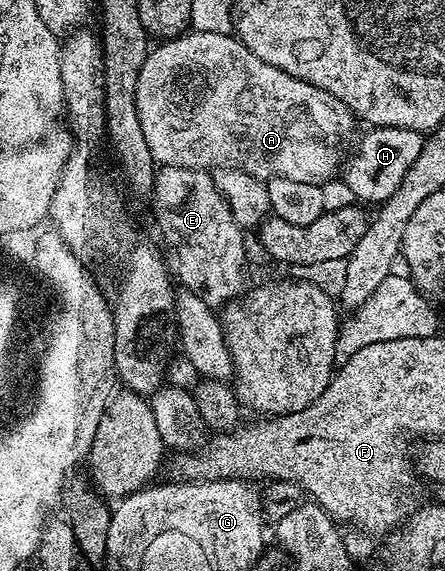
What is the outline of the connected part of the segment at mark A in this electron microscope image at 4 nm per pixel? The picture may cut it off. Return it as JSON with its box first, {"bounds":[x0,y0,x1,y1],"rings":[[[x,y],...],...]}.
{"bounds":[135,34,355,186],"rings":[[[182,34],[174,36],[158,43],[161,45],[158,48],[156,45],[150,51],[149,57],[143,62],[143,70],[139,70],[139,82],[135,82],[135,110],[139,110],[139,126],[143,126],[143,138],[147,138],[147,150],[151,150],[154,165],[166,164],[167,167],[178,168],[178,170],[187,168],[198,170],[241,169],[264,182],[278,176],[279,178],[291,178],[291,182],[305,182],[318,186],[328,185],[333,180],[331,179],[332,176],[336,172],[338,175],[342,171],[343,161],[347,156],[345,143],[352,138],[353,124],[355,125],[352,110],[343,102],[339,102],[339,98],[335,98],[335,94],[331,94],[319,86],[311,86],[311,82],[303,82],[299,78],[295,78],[285,69],[277,67],[276,64],[263,62],[258,56],[251,54],[249,48],[242,47],[240,43],[233,42],[233,45],[230,46],[229,64],[217,64],[217,51],[220,50],[221,44],[229,43],[230,40],[230,34]]]}

